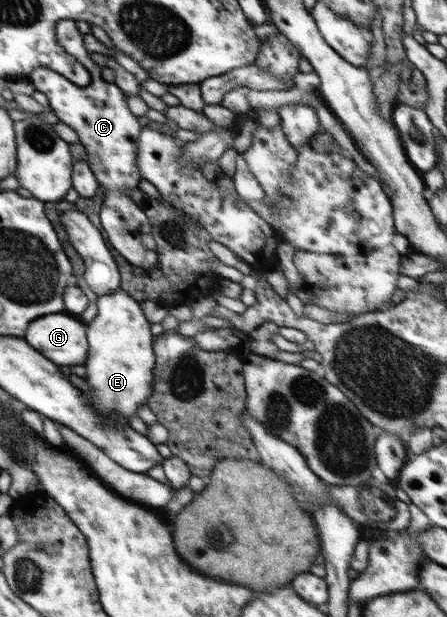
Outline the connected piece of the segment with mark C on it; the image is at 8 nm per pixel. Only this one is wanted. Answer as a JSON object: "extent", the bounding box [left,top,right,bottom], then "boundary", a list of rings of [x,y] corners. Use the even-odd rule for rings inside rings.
{"extent":[29,20,158,269],"boundary":[[[61,20],[55,25],[55,34],[63,53],[69,54],[75,66],[88,73],[91,82],[85,87],[76,86],[67,77],[58,72],[37,70],[29,75],[35,91],[44,93],[58,121],[70,126],[78,134],[79,140],[88,153],[88,163],[100,186],[107,190],[99,212],[100,221],[112,247],[126,257],[132,265],[142,269],[152,269],[158,263],[158,252],[155,239],[152,237],[152,226],[149,217],[130,198],[128,190],[139,187],[141,180],[136,160],[139,146],[139,135],[142,127],[139,117],[128,110],[125,94],[115,84],[102,78],[102,67],[90,57],[84,47],[84,34],[78,30],[76,21]]]}

